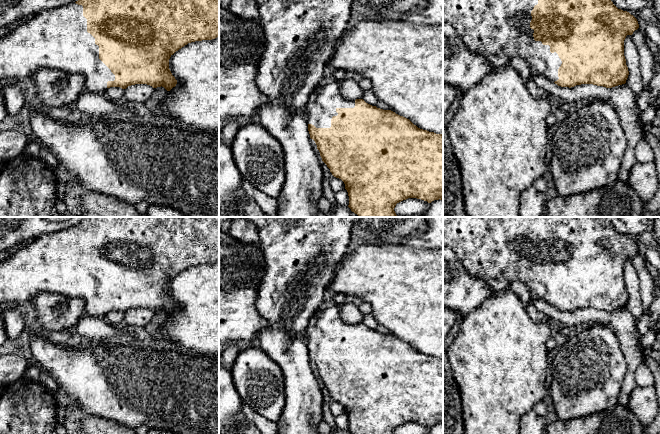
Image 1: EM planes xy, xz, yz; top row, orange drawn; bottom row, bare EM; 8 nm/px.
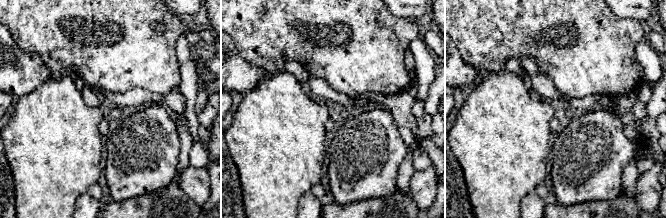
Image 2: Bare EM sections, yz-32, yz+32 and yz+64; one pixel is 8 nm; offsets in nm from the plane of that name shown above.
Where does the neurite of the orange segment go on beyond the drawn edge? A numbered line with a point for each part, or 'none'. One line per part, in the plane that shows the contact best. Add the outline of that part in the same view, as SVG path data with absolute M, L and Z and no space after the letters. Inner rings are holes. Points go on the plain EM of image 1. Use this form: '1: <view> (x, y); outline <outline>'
1: yz (496, 250); outline M443 217L443 245L451 248L455 252L459 262L470 276L477 277L485 281L495 293L509 291L509 285L512 282L521 281L529 289L531 300L545 300L550 305L555 306L559 303L558 293L561 290L562 285L556 276L550 276L549 269L543 269L541 265L534 264L534 254L530 252L530 246L532 244L531 235L534 230L538 228L538 218L539 217Z

